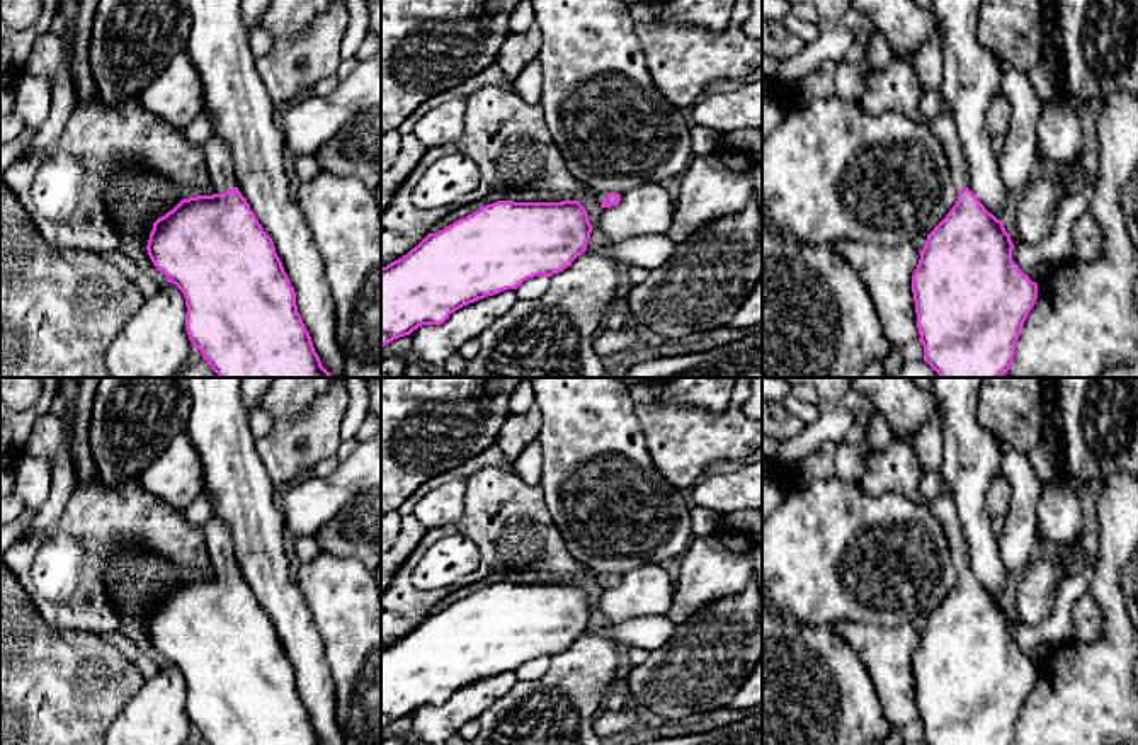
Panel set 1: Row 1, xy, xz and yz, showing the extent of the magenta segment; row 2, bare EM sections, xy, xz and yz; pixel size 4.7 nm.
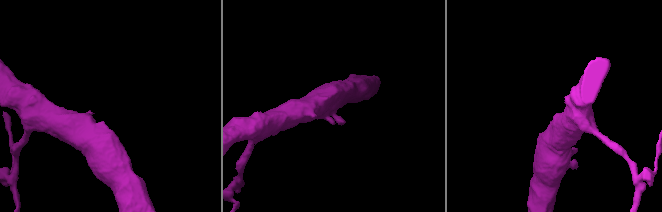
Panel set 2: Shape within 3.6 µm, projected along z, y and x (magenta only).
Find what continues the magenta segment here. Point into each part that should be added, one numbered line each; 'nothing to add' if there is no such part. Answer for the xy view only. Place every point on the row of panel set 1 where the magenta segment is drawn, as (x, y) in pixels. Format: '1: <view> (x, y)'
1: xy (218, 157)

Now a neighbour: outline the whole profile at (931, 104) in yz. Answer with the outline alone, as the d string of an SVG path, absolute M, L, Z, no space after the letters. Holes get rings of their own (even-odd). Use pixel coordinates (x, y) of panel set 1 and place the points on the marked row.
M924 92L919 100L919 111L922 116L930 121L941 114L951 114L953 109L942 94L937 92Z

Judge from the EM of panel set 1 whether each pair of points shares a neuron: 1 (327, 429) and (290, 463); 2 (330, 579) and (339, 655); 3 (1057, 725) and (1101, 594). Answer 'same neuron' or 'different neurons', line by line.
1: same neuron
2: same neuron
3: same neuron

